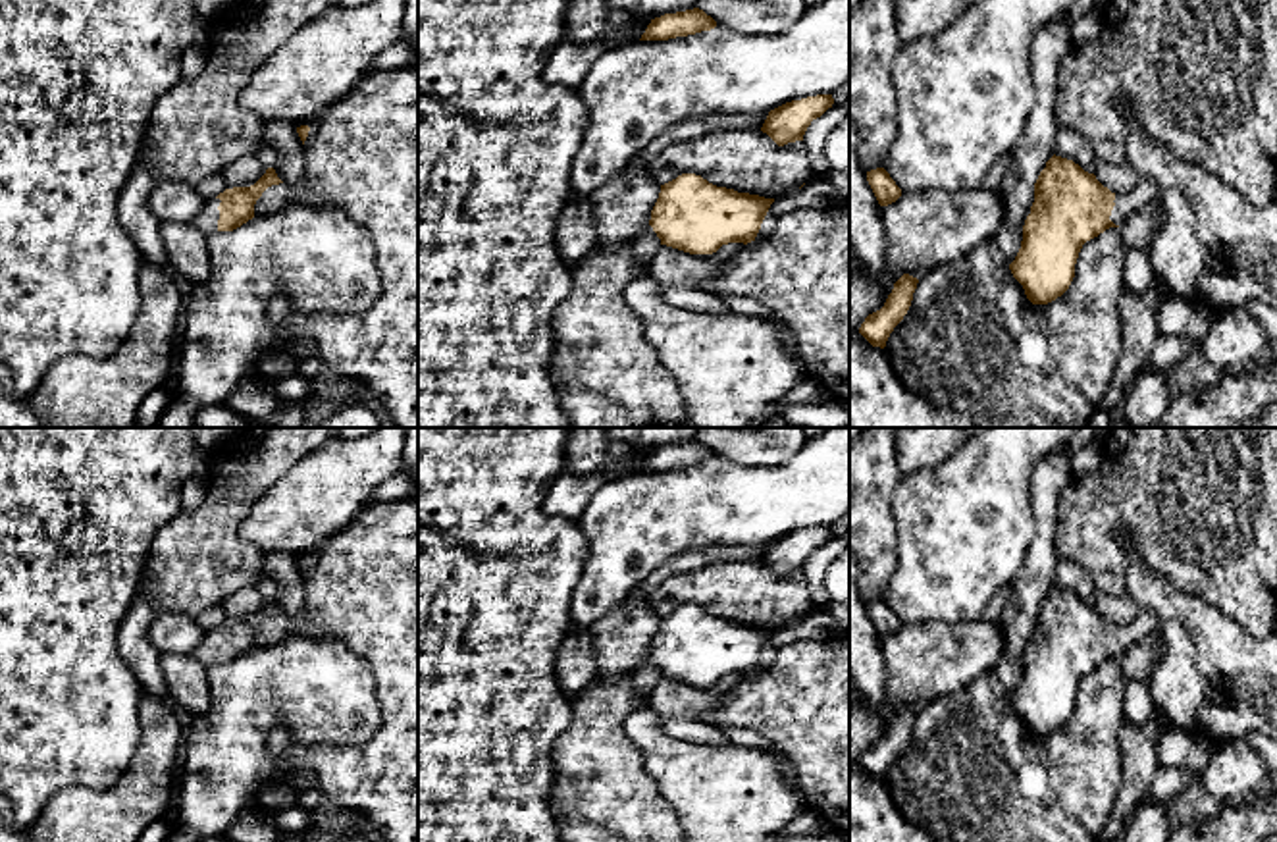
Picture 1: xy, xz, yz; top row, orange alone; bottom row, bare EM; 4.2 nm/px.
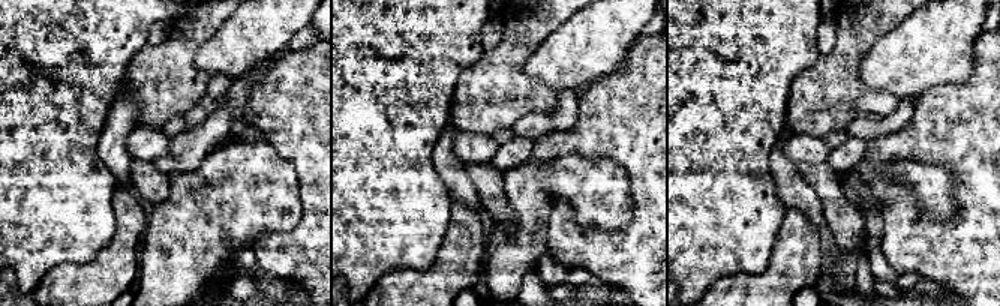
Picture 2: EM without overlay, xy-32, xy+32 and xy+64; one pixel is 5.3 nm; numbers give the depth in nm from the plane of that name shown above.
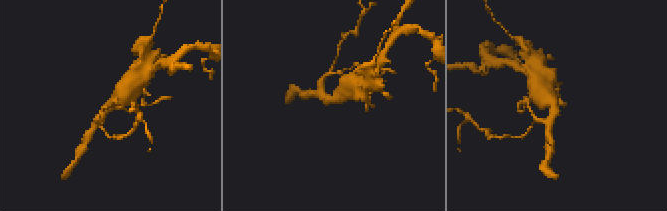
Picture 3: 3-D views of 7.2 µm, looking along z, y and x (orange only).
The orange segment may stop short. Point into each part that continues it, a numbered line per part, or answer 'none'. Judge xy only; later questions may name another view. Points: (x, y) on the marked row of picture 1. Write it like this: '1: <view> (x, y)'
1: xy (207, 222)

